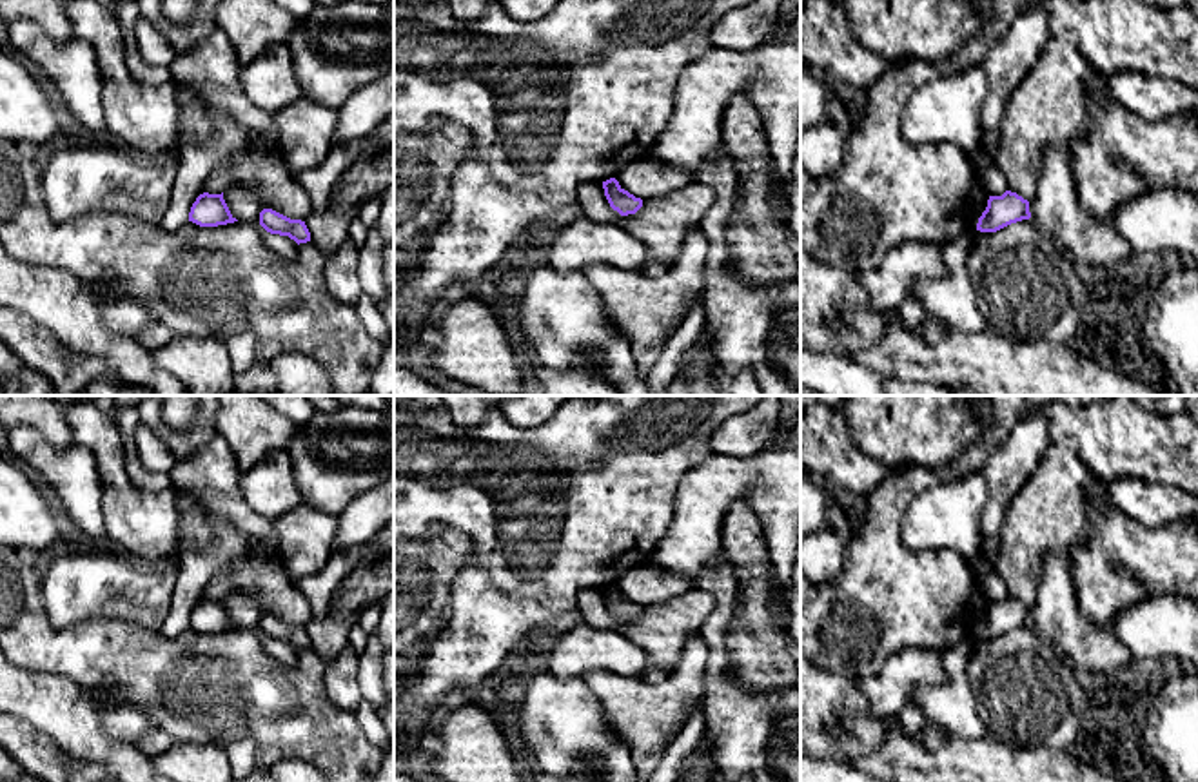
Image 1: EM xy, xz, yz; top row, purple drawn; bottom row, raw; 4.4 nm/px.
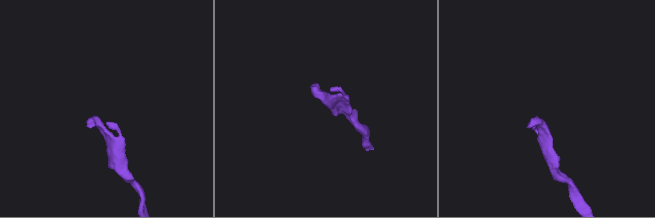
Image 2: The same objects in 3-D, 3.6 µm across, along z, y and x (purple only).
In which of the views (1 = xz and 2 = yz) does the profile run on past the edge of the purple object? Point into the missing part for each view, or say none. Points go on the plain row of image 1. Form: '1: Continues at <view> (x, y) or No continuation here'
1: No continuation here
2: No continuation here

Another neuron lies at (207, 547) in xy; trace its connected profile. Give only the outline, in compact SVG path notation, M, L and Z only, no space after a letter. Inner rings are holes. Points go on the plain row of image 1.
M191 495L180 497L178 512L180 562L171 610L160 628L163 635L178 637L189 628L205 586L227 570L234 572L234 591L256 595L263 615L301 628L312 621L310 606L289 579L278 552L256 555L254 539L229 523L209 519Z

